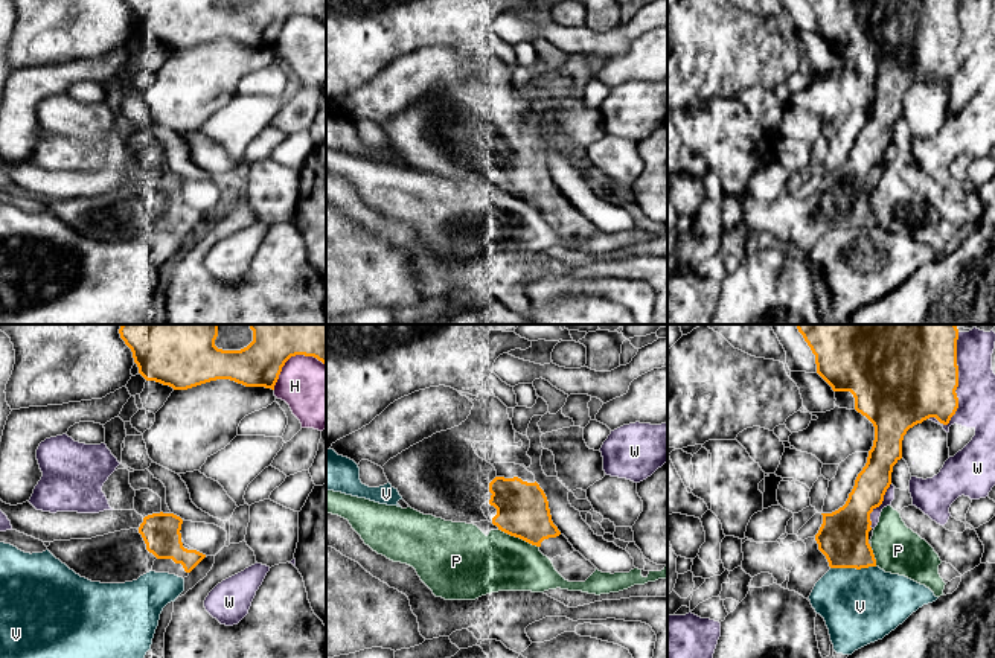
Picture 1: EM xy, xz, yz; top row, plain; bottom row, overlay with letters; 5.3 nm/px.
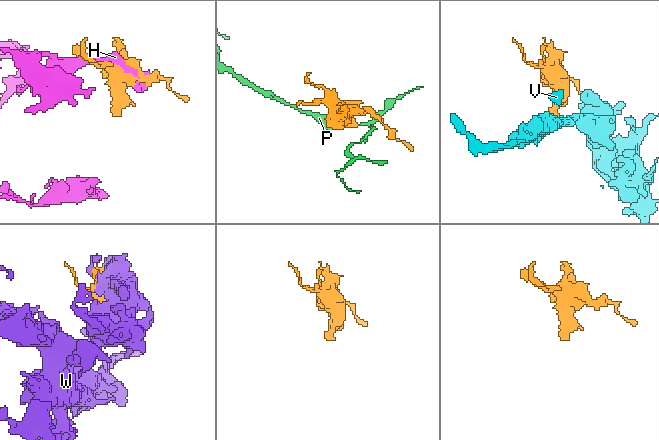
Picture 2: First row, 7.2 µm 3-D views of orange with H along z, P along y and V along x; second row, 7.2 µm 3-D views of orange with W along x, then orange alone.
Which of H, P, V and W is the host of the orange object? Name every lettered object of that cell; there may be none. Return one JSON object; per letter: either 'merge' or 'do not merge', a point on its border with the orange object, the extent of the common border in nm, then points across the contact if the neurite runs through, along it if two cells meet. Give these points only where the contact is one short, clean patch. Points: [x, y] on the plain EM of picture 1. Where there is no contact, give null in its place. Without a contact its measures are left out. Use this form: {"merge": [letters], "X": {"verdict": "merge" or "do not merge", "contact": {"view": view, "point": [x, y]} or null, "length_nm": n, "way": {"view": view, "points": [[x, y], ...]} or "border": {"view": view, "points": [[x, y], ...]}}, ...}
{"merge": [], "H": {"verdict": "do not merge", "contact": {"view": "xy", "point": [291, 14]}, "length_nm": 320}, "P": {"verdict": "do not merge", "contact": {"view": "xz", "point": [518, 195]}, "length_nm": 240, "border": {"view": "xz", "points": [[497, 188], [538, 206]]}}, "V": {"verdict": "do not merge", "contact": {"view": "yz", "point": [852, 226]}, "length_nm": 240}, "W": {"verdict": "do not merge", "contact": {"view": "yz", "point": [957, 43]}, "length_nm": 460}}

